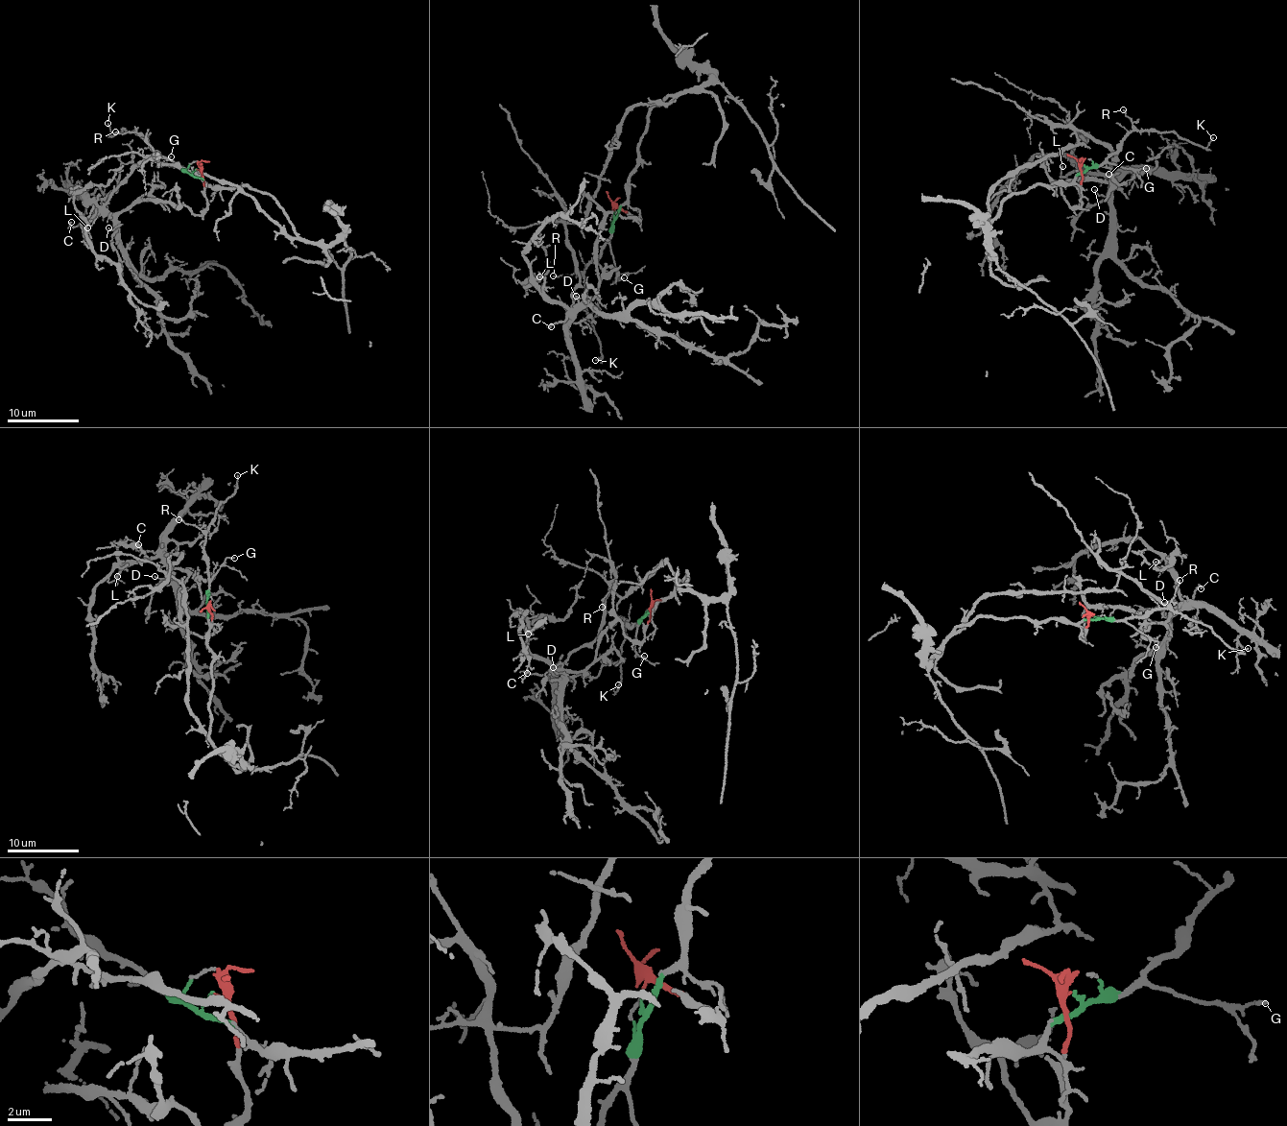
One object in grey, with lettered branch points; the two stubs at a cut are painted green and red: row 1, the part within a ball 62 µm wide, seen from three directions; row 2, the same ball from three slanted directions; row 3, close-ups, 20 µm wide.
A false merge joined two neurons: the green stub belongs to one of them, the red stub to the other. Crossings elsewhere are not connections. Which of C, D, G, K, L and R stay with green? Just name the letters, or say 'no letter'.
G, K, R

